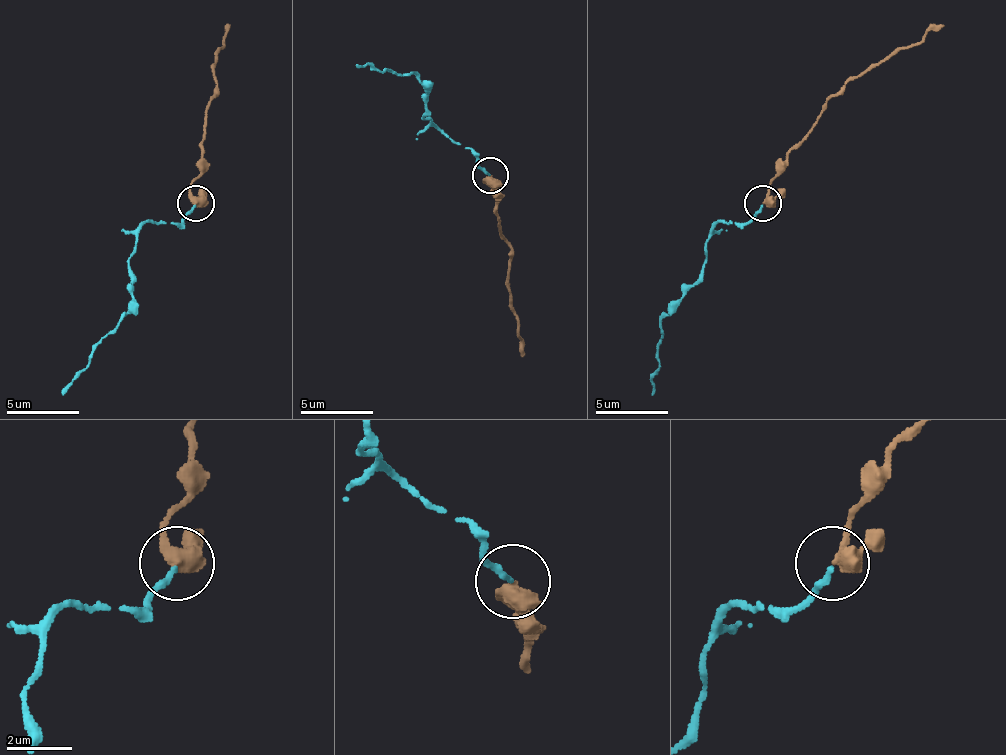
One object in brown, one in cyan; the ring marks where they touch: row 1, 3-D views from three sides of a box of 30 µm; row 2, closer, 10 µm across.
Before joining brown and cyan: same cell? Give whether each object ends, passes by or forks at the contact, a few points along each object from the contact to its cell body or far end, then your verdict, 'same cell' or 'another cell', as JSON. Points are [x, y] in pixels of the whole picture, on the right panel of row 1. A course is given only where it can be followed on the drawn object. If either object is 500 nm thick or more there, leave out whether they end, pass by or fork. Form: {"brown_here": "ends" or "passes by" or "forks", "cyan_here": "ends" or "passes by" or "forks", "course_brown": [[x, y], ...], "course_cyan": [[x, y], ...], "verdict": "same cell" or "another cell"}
{"brown_here": "passes by", "cyan_here": "ends", "course_brown": [[762, 202], [769, 184], [780, 173], [787, 151], [831, 97], [943, 24]], "course_cyan": [[762, 206], [740, 224], [722, 220], [711, 231], [704, 275], [660, 322], [653, 395]], "verdict": "same cell"}

